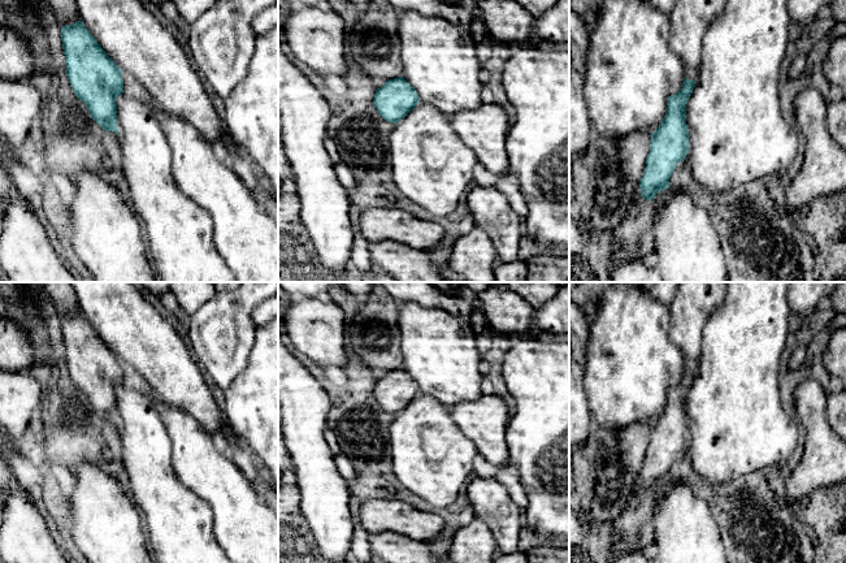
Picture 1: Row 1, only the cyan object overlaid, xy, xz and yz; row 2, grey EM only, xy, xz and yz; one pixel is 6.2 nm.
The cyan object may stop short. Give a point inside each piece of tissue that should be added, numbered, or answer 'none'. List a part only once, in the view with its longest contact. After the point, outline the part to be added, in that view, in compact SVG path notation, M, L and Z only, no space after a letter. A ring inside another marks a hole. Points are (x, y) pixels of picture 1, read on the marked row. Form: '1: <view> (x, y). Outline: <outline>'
none

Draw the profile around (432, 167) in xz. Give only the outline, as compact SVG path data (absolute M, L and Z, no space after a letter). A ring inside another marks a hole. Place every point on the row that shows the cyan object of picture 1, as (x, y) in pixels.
M421 101L395 124L389 152L398 190L434 216L447 216L457 208L474 183L473 168L480 163L476 152L452 129L450 116Z

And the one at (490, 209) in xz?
M472 186L467 192L467 205L474 226L483 229L491 238L496 250L498 260L513 263L519 260L519 246L524 237L524 218L512 209L507 196L491 187Z

